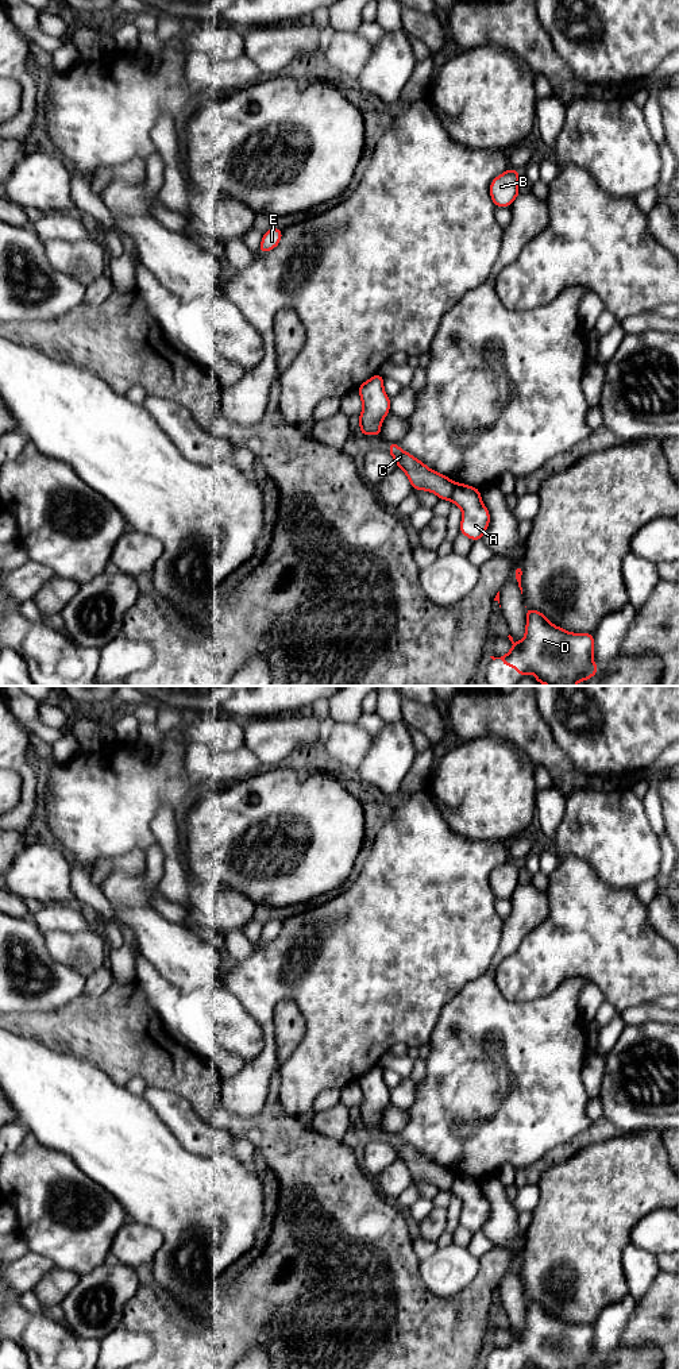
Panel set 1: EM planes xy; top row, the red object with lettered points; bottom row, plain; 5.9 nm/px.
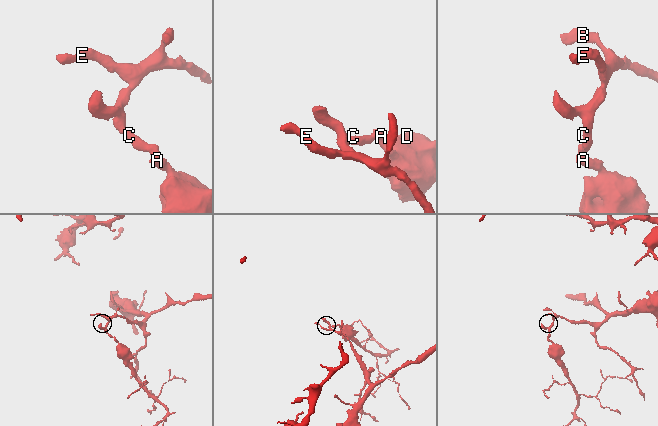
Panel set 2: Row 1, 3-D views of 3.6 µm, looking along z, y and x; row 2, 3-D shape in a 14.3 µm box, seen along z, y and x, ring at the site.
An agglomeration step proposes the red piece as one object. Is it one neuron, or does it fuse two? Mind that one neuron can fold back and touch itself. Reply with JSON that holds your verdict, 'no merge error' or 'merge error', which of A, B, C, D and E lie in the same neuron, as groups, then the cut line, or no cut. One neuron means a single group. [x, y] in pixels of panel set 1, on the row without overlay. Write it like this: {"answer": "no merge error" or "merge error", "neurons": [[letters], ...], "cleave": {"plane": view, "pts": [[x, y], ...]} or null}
{"answer": "merge error", "neurons": [["A", "D"], ["B", "C", "E"]], "cleave": {"plane": "xy", "pts": [[455, 1175], [448, 1190]]}}

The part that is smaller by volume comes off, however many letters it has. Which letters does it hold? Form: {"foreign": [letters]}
{"foreign": ["A", "D"]}

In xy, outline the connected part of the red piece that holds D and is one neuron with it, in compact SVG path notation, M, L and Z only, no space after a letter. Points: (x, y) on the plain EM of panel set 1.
M526 1299L525 1328L520 1334L514 1334L510 1326L508 1328L513 1335L510 1343L501 1349L490 1349L501 1350L504 1357L517 1360L521 1369L529 1362L535 1369L591 1369L599 1362L593 1351L594 1326L570 1324L551 1315L537 1301Z

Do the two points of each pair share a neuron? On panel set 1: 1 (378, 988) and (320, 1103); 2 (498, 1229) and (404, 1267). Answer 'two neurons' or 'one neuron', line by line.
1: two neurons
2: two neurons

